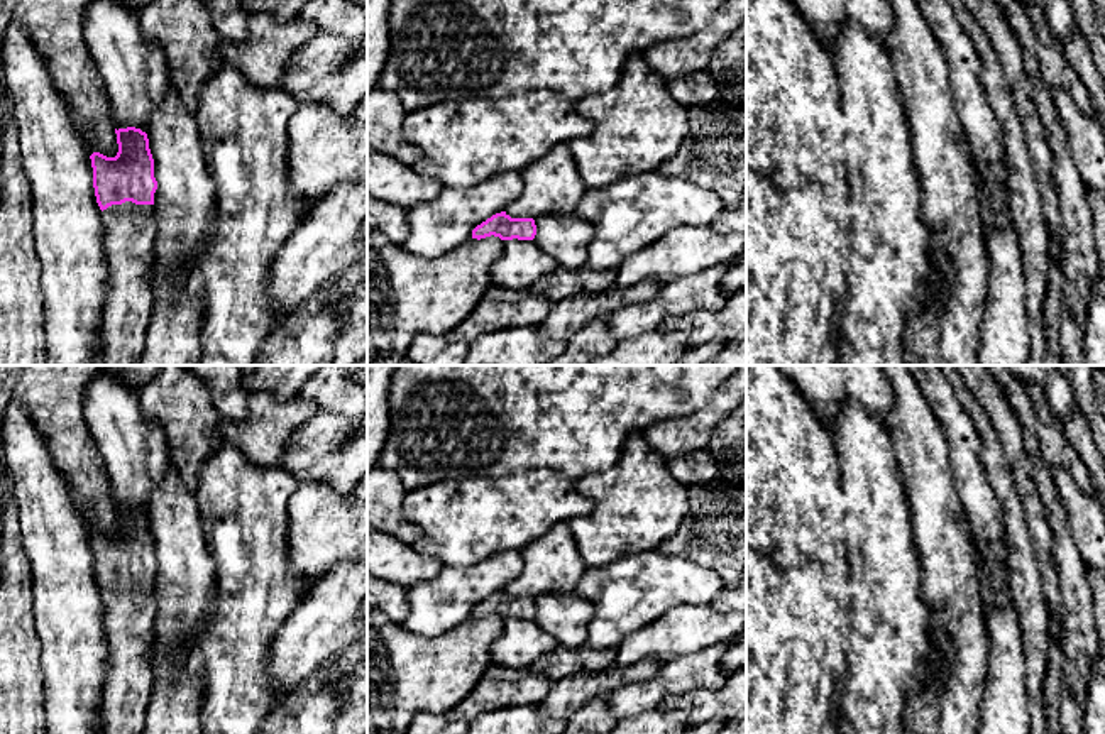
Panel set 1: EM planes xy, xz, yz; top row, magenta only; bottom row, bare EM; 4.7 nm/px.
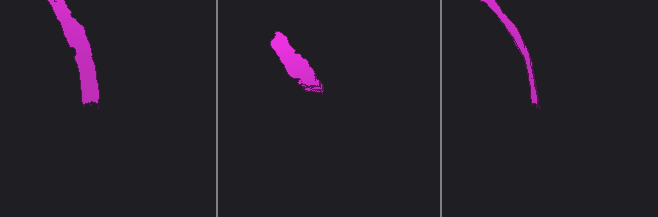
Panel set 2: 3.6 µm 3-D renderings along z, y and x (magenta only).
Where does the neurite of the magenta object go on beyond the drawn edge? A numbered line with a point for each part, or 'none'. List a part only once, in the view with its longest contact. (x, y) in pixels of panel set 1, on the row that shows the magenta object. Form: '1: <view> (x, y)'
1: xy (129, 229)

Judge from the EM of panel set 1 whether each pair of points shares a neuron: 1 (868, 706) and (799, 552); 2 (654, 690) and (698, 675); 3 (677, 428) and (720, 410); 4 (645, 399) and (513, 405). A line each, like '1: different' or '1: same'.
1: different
2: same
3: same
4: same

